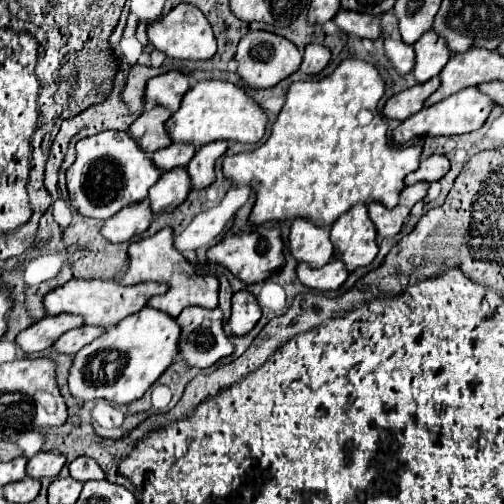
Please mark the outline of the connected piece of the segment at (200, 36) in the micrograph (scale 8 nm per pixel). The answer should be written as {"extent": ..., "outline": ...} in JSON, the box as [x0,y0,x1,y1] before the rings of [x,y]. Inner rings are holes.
{"extent":[148,4,216,60],"outline":[[[178,4],[164,18],[148,26],[148,38],[154,48],[178,60],[208,60],[216,54],[216,38],[206,16],[192,4]]]}

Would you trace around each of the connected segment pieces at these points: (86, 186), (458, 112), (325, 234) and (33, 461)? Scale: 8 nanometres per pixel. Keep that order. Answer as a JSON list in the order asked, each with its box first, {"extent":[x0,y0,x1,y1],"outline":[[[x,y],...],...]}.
[{"extent":[66,132,162,220],"outline":[[[100,132],[76,142],[76,160],[66,170],[66,186],[70,204],[82,216],[106,220],[128,204],[148,196],[150,186],[160,178],[162,170],[154,168],[150,156],[142,152],[126,132]]]},{"extent":[392,88,492,144],"outline":[[[466,88],[466,90],[460,90],[458,94],[452,94],[450,98],[442,100],[442,102],[438,102],[430,108],[422,108],[420,112],[402,120],[400,126],[392,132],[392,140],[394,140],[394,144],[406,144],[414,138],[424,138],[424,136],[466,134],[466,132],[480,128],[486,122],[490,110],[492,110],[492,100],[488,96],[484,96],[476,88]]]},{"extent":[288,218,332,268],"outline":[[[296,218],[290,226],[288,248],[298,262],[306,262],[314,268],[324,266],[332,258],[330,228],[316,226],[312,222]]]},{"extent":[26,452,66,478],"outline":[[[38,452],[28,460],[26,474],[32,478],[44,478],[44,476],[58,476],[62,466],[66,464],[66,456],[60,452]]]}]

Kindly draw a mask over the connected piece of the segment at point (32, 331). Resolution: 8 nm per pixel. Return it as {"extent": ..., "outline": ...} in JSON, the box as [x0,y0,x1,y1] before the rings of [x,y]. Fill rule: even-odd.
{"extent":[16,314,82,354],"outline":[[[60,314],[60,316],[44,316],[42,320],[34,322],[32,326],[28,326],[26,330],[22,330],[16,336],[16,344],[22,348],[22,352],[32,354],[32,352],[40,352],[52,346],[52,342],[62,336],[64,332],[68,332],[70,328],[82,326],[82,318],[74,316],[74,314]]]}

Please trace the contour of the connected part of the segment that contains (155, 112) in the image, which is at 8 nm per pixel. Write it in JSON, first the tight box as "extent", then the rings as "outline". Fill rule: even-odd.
{"extent":[126,106,172,152],"outline":[[[154,106],[150,110],[146,110],[140,118],[136,118],[136,122],[126,130],[142,150],[146,152],[156,152],[160,148],[166,148],[172,144],[172,140],[168,138],[166,130],[164,130],[164,122],[170,118],[170,112],[162,106]]]}

